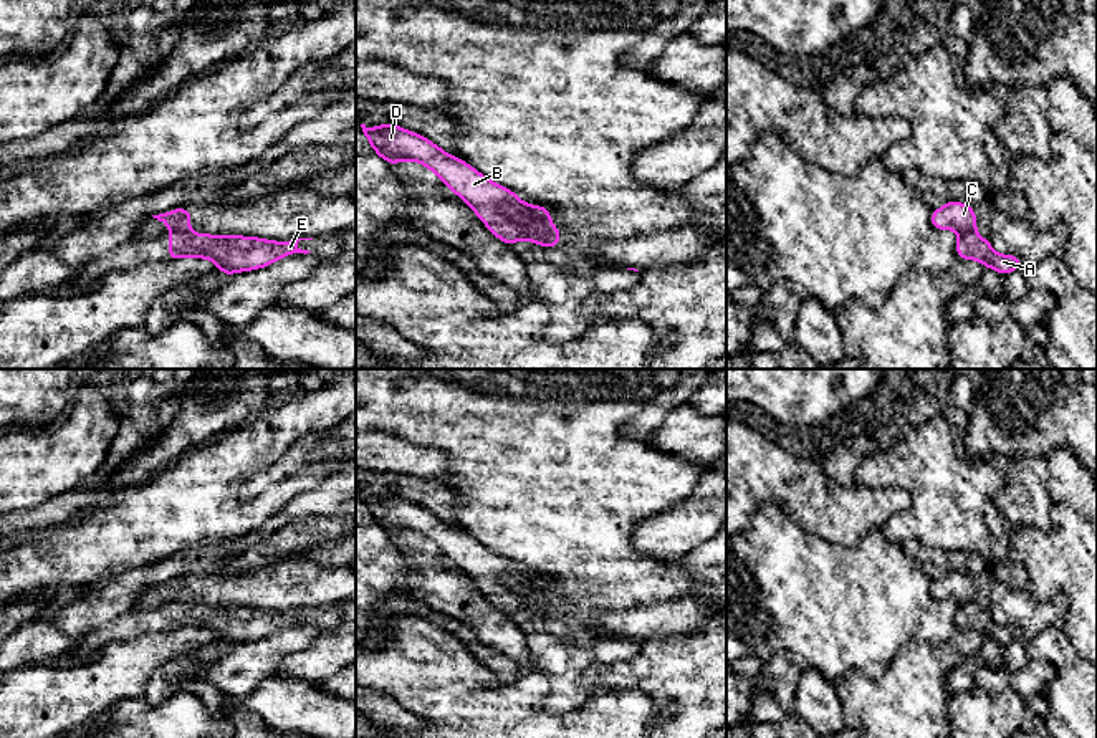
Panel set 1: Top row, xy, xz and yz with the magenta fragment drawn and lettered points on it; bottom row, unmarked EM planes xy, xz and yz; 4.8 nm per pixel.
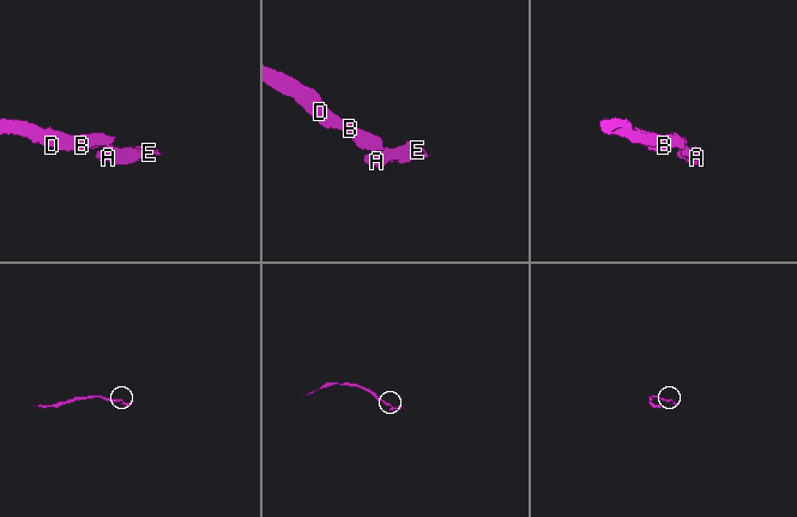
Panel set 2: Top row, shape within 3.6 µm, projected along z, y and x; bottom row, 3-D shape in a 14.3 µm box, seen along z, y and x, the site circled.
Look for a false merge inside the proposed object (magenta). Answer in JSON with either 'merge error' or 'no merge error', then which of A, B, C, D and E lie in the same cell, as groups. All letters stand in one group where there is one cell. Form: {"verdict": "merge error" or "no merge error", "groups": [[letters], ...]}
{"verdict": "merge error", "groups": [["A", "E"], ["B", "C", "D"]]}

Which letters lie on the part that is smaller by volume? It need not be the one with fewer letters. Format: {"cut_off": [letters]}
{"cut_off": ["A", "E"]}

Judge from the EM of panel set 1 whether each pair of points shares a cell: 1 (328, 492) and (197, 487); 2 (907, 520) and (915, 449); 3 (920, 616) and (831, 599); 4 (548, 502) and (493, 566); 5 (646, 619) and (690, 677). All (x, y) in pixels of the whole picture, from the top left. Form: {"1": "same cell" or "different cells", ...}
{"1": "different cells", "2": "same cell", "3": "same cell", "4": "different cells", "5": "different cells"}

